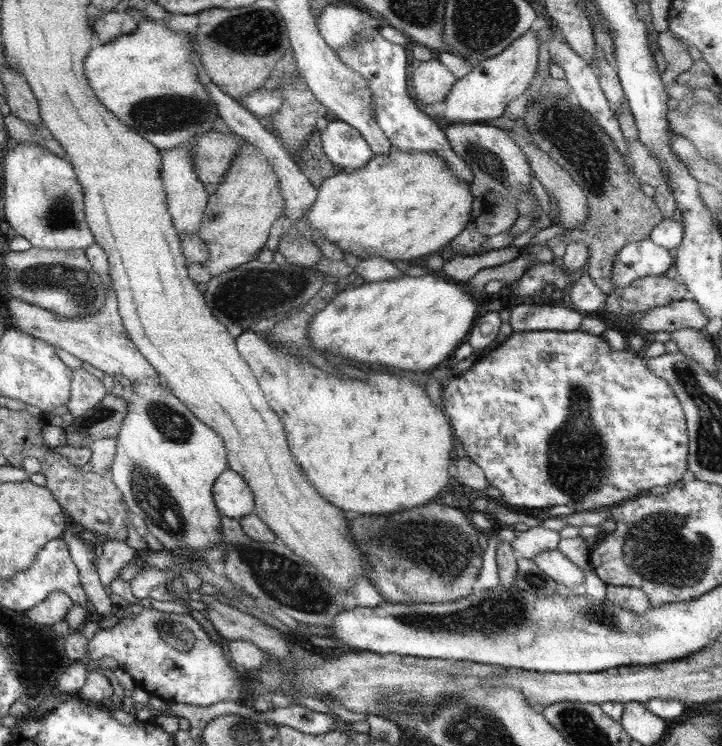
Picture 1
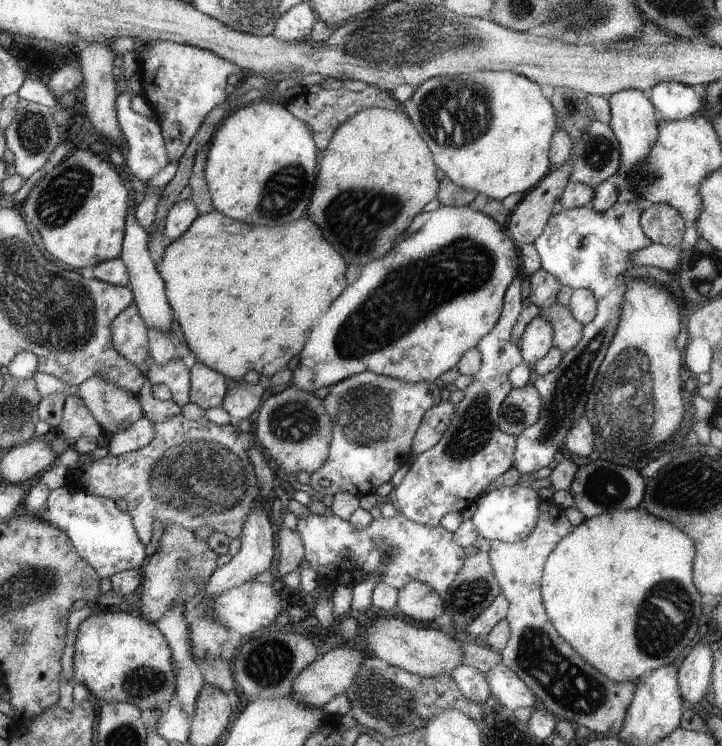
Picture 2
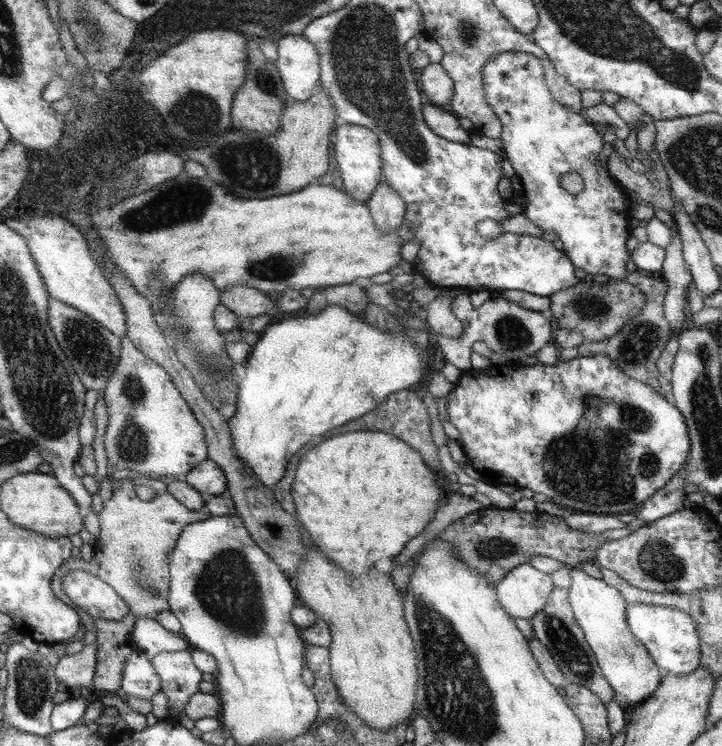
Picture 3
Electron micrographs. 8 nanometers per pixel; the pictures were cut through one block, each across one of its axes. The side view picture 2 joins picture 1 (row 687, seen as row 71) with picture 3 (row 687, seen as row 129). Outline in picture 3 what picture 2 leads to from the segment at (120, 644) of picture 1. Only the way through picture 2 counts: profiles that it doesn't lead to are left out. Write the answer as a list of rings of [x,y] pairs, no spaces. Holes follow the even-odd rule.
[[[191,648],[179,652],[161,652],[151,658],[155,672],[161,678],[161,692],[167,696],[171,714],[179,714],[179,708],[187,704],[193,694],[199,694],[203,672],[195,666]]]

